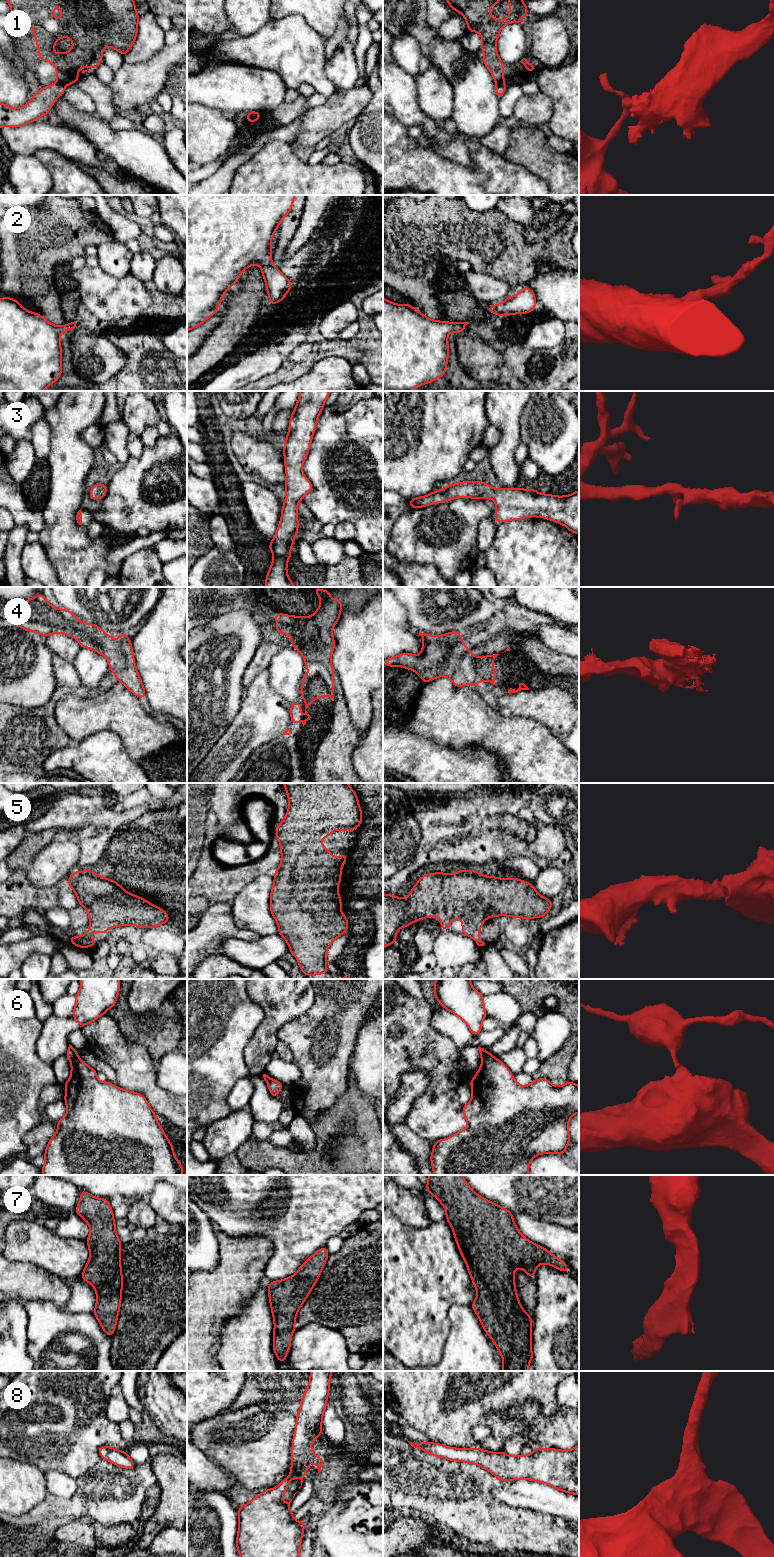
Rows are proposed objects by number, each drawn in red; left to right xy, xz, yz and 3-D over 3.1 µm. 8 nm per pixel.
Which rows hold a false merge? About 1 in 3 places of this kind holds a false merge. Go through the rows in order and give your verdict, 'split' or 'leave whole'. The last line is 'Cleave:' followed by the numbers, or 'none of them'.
1: split
2: leave whole
3: leave whole
4: leave whole
5: leave whole
6: split
7: leave whole
8: leave whole
Cleave: 1, 6

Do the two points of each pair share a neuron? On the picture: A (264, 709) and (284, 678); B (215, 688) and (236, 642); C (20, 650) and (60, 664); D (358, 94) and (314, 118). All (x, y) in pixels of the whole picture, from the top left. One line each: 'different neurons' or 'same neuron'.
A: different neurons
B: same neuron
C: different neurons
D: same neuron

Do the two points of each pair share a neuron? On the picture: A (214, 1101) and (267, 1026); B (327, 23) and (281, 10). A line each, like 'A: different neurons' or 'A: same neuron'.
A: different neurons
B: same neuron

